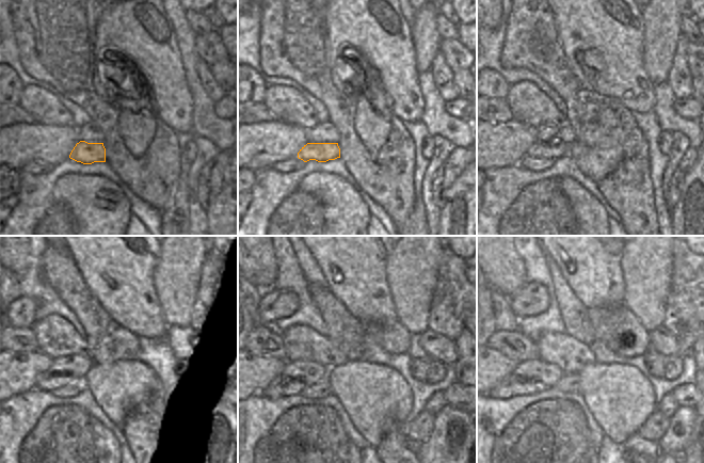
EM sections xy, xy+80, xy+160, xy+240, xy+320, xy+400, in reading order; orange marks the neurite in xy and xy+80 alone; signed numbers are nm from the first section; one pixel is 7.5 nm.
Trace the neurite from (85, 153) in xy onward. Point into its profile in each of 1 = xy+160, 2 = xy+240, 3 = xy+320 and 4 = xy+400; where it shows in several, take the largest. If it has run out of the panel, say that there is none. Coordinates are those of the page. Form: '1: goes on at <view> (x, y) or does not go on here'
1: goes on at xy+160 (539, 149)
2: goes on at xy+240 (47, 381)
3: goes on at xy+320 (282, 386)
4: goes on at xy+400 (512, 386)

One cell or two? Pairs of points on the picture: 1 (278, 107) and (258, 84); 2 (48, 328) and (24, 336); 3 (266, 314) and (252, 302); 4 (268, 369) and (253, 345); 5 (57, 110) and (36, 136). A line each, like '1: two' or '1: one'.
1: two
2: two
3: two
4: two
5: two

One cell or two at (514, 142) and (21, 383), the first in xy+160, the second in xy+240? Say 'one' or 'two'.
one

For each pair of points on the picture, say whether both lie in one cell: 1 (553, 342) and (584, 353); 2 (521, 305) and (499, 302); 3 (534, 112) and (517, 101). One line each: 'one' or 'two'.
1: one
2: two
3: one

